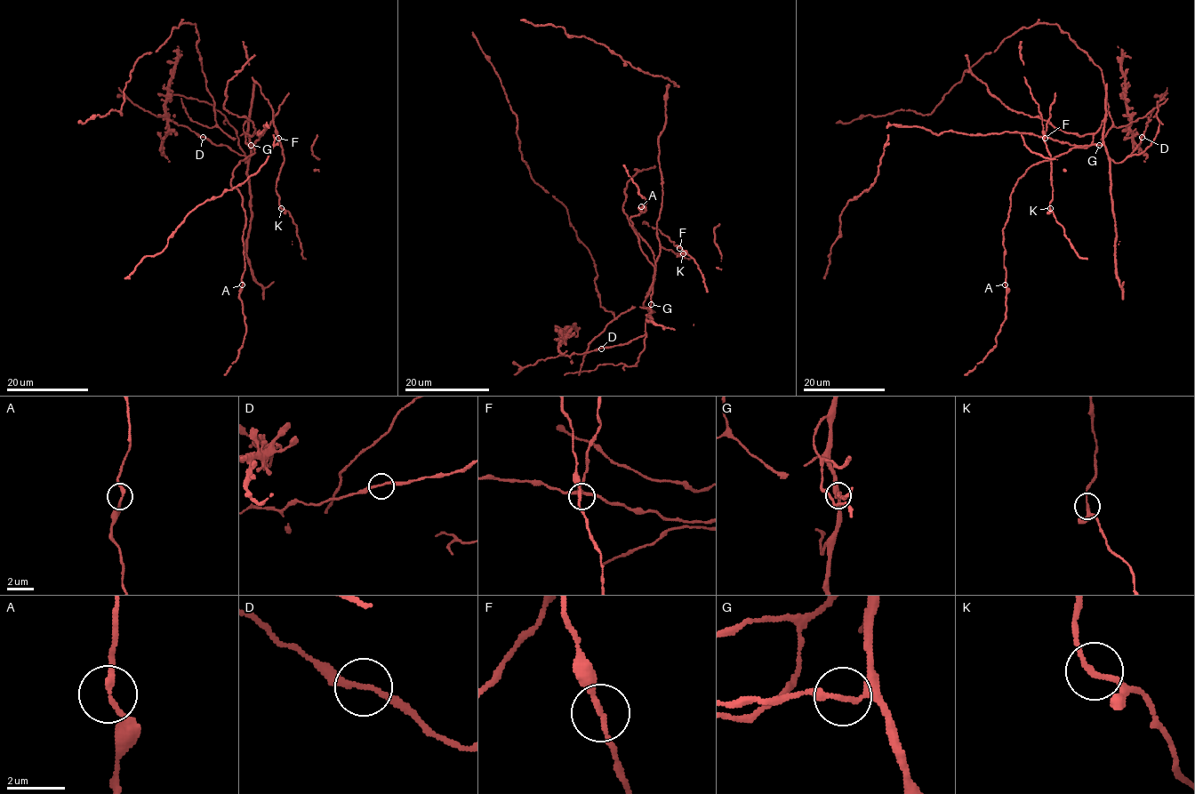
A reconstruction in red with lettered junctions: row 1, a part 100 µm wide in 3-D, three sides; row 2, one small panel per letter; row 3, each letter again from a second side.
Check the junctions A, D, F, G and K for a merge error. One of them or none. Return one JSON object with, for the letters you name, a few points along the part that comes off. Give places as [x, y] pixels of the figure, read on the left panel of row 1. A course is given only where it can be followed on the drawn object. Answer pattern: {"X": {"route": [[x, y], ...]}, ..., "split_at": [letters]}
{"split_at": []}

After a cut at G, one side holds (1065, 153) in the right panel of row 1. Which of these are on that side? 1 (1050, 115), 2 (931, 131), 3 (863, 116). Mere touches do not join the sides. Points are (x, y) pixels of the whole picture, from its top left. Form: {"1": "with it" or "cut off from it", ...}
{"1": "cut off from it", "2": "cut off from it", "3": "with it"}

